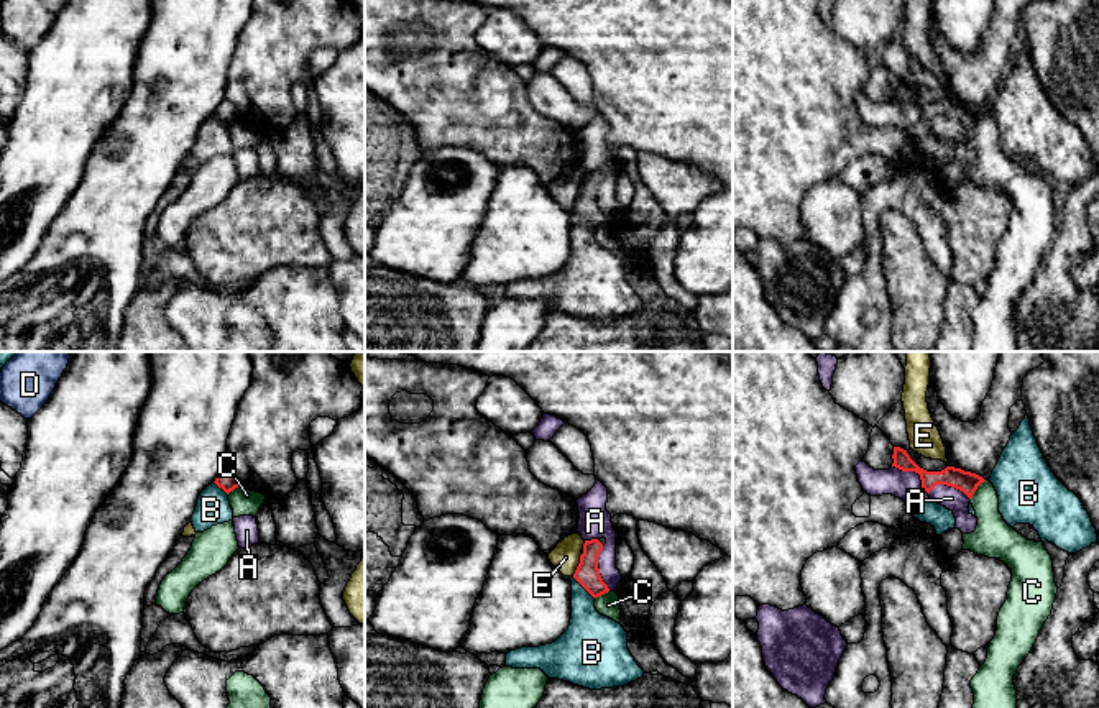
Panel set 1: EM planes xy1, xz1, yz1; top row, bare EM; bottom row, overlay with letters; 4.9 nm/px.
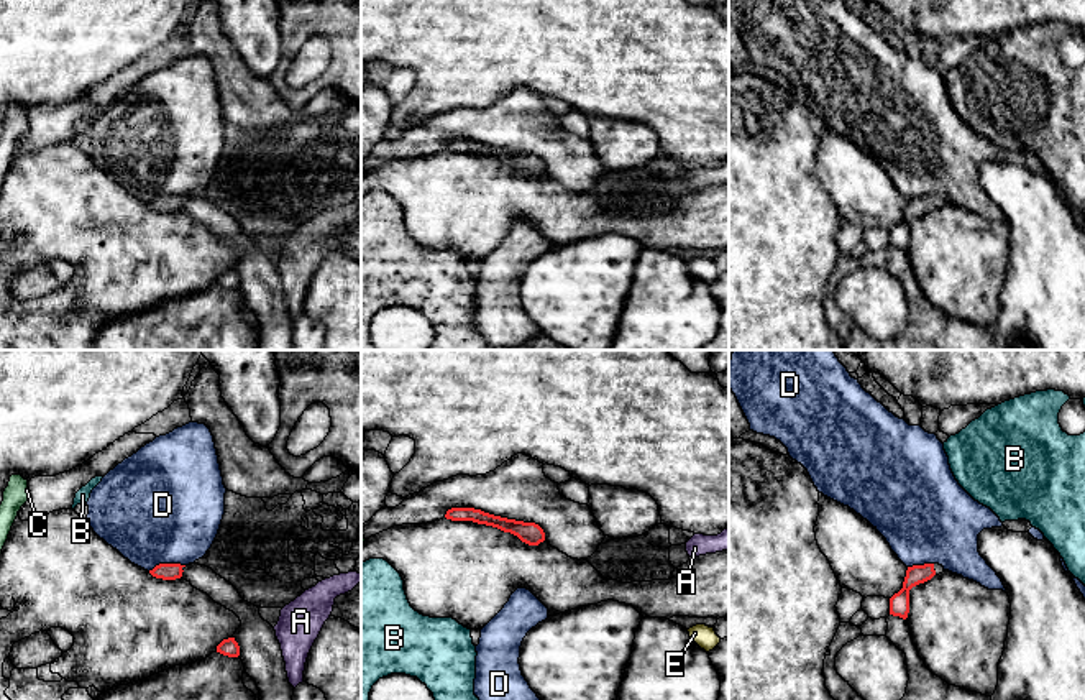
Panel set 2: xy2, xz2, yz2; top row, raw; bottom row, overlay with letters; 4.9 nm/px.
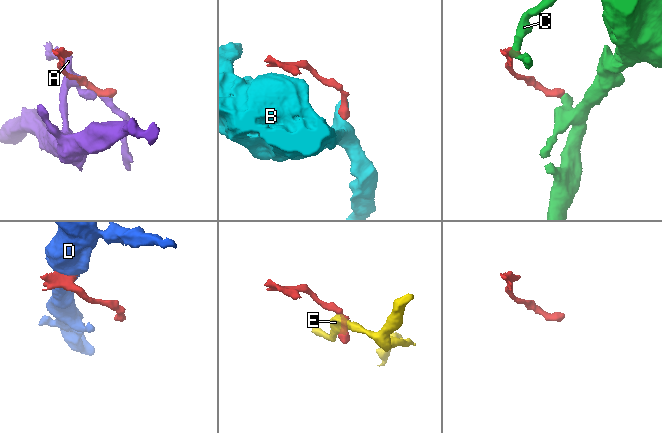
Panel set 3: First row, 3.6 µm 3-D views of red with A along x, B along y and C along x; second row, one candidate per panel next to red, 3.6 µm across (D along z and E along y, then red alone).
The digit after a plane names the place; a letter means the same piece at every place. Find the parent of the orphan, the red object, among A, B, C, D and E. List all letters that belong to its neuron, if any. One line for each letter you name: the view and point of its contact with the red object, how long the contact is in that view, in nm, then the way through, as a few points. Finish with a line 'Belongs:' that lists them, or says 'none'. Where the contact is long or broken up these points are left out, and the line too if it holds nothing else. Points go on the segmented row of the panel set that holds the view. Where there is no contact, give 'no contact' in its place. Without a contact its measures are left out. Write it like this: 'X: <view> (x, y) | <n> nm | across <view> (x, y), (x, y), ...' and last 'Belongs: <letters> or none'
Belongs: none

